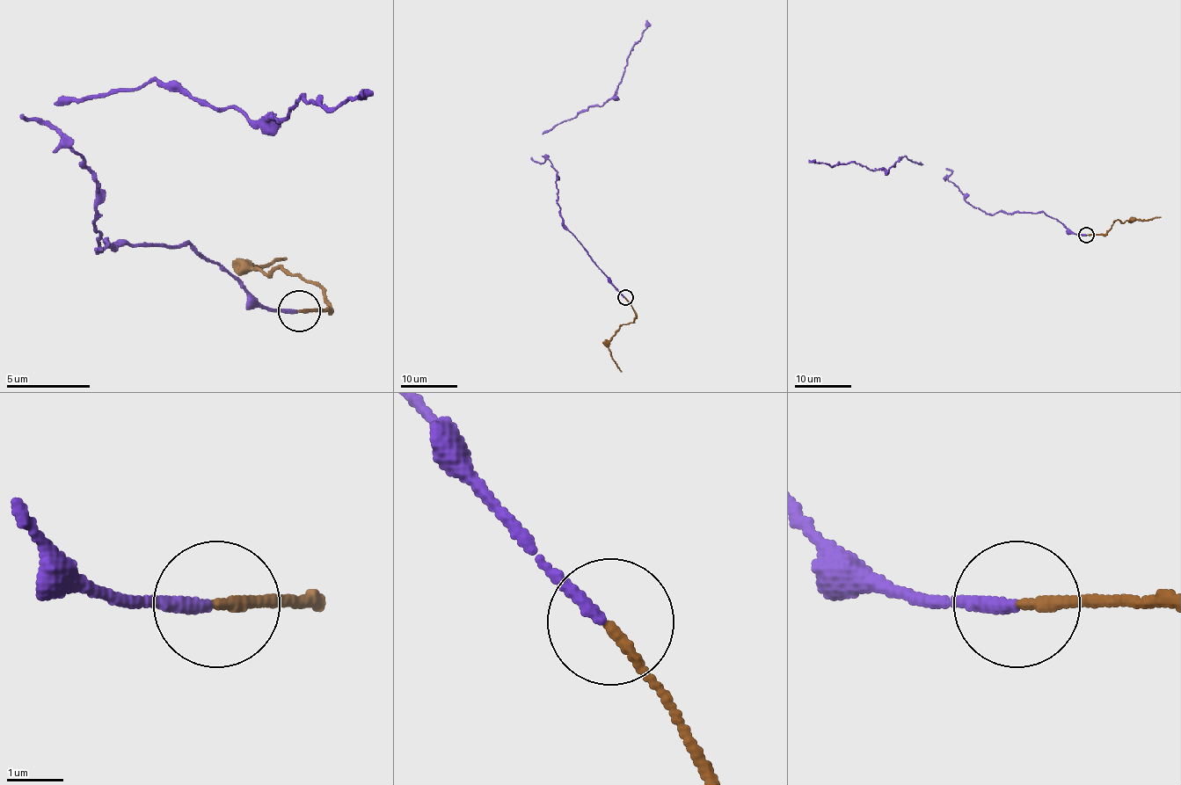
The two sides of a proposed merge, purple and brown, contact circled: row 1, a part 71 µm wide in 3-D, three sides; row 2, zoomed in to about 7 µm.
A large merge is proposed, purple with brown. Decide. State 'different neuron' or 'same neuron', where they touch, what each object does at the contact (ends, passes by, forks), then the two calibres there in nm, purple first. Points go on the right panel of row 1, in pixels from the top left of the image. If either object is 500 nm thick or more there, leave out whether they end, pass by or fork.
different neuron; place (1086, 235); purple ends; brown ends; calibres 200 and 180 nm

